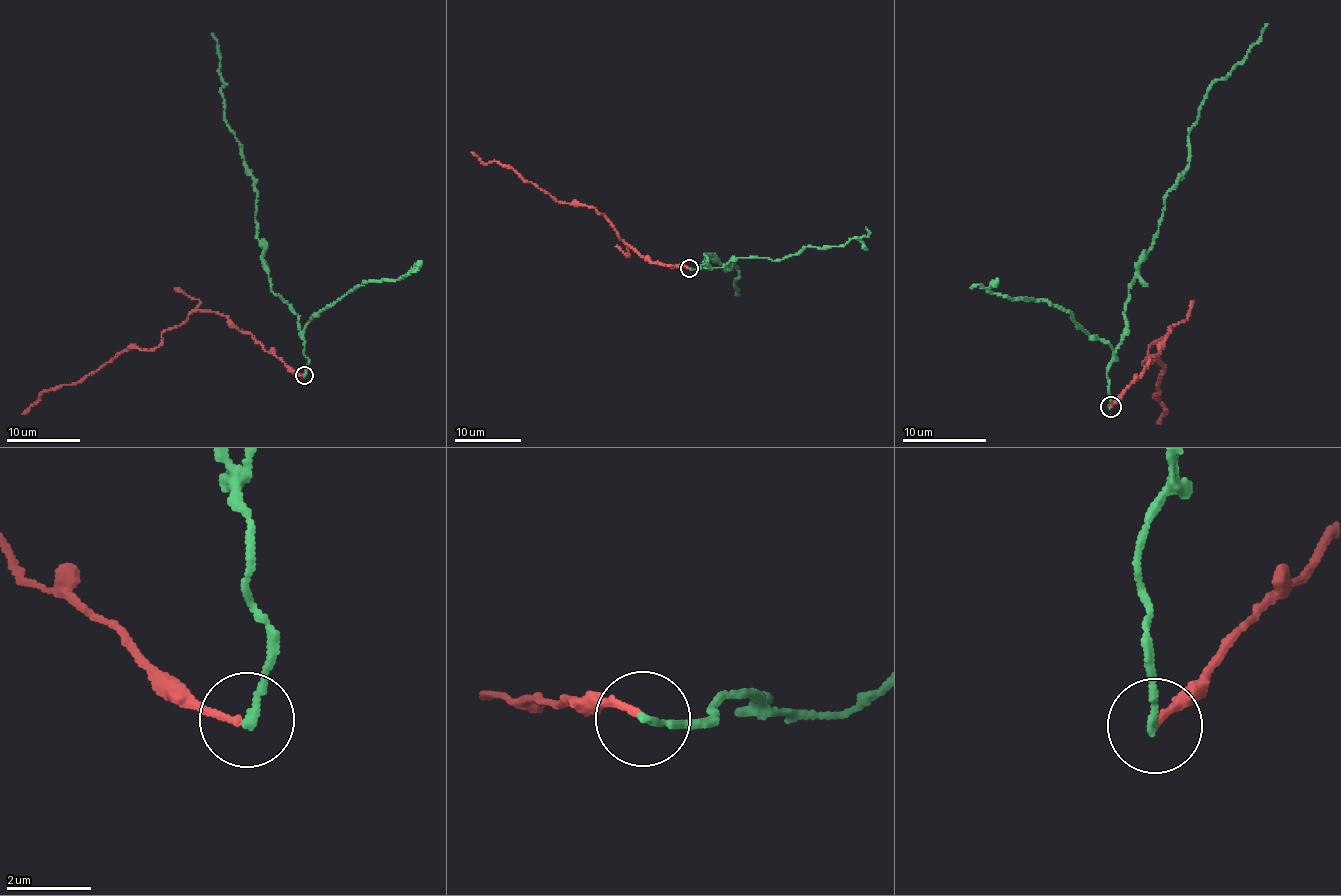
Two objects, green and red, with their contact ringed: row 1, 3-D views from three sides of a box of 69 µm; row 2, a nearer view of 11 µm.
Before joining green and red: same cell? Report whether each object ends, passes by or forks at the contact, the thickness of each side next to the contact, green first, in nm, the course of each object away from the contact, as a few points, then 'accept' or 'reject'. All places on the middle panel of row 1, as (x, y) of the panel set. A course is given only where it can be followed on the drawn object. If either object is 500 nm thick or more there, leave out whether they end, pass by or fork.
green ends; red ends; calibres 180 and 160 nm; course green (689, 268), (710, 268), (705, 255), (712, 253), (712, 260), (729, 264), (726, 271), (734, 263), (737, 295); course red (687, 268), (649, 263), (593, 208), (561, 203), (498, 163), (485, 163), (470, 152); reject

